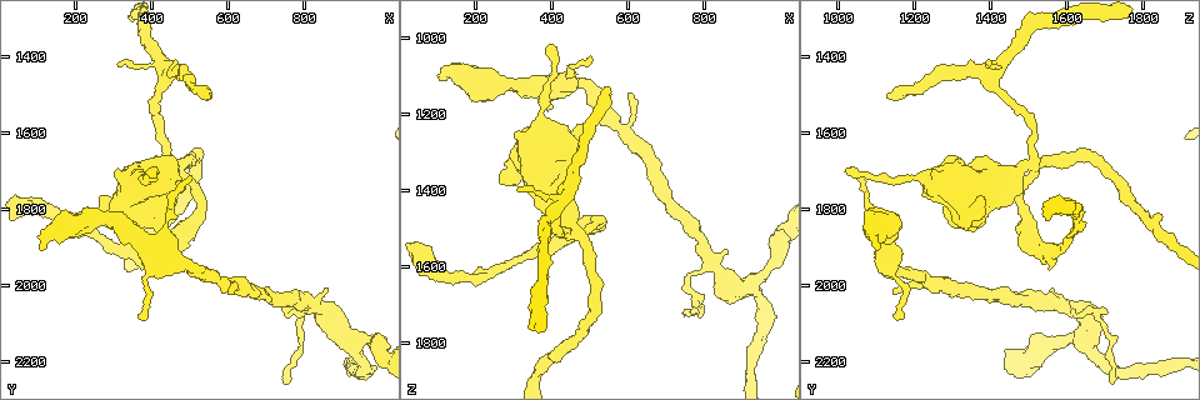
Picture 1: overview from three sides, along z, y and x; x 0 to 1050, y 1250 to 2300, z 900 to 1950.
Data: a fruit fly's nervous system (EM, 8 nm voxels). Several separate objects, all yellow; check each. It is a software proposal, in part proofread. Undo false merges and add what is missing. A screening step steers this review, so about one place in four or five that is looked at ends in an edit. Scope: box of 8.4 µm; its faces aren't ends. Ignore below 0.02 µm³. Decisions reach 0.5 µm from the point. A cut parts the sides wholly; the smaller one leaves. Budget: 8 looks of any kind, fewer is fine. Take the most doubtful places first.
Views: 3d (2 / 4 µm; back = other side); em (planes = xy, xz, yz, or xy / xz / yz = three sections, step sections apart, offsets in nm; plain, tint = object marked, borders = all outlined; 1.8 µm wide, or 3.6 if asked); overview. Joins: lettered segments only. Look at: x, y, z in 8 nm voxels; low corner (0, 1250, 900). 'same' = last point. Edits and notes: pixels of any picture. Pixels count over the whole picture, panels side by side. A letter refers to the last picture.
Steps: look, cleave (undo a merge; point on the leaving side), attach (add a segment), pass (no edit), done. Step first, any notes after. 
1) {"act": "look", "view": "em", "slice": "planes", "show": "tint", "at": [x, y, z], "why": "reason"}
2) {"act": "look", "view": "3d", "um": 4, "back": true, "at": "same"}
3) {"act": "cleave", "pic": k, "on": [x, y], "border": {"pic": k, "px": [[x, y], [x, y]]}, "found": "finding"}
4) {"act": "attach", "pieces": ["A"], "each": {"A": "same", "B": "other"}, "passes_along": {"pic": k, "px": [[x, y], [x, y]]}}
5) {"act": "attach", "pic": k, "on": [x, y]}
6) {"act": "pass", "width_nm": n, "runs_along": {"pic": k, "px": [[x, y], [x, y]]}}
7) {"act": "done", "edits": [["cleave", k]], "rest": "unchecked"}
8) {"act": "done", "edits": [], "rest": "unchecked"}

{"act": "look", "view": "3d", "um": 2, "at": [450, 1685, 1510], "why": "thick turns thin"}

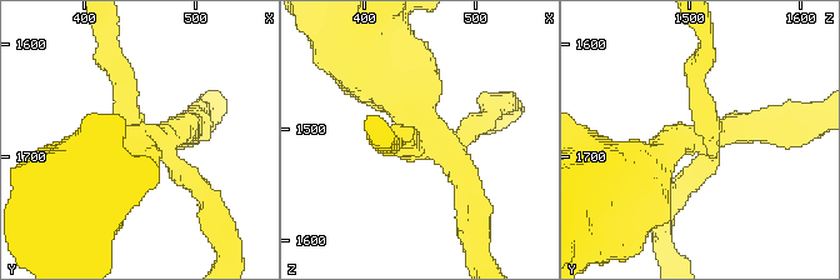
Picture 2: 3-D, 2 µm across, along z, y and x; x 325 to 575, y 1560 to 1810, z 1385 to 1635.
{"act": "look", "view": "em", "slice": "planes", "show": "borders", "at": [454, 1686, 1500], "arms": 4, "why": "need the tissue"}

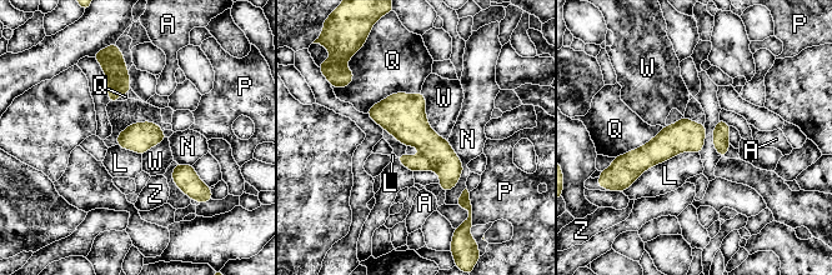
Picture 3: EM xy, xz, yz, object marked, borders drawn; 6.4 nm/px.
{"act": "cleave", "pic": 3, "on": [420, 163], "width_nm": 190, "longest_contact_nm": ["L", 550], "each": {"A": "other", "L": "other", "N": "other", "P": "other", "Q": "other", "W": "other", "Z": "other"}, "found": "two neurons meet here"}

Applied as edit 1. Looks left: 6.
{"act": "look", "view": "em", "slice": "planes", "show": "borders", "at": [100, 1895, 1100], "why": "end of a long branch"}

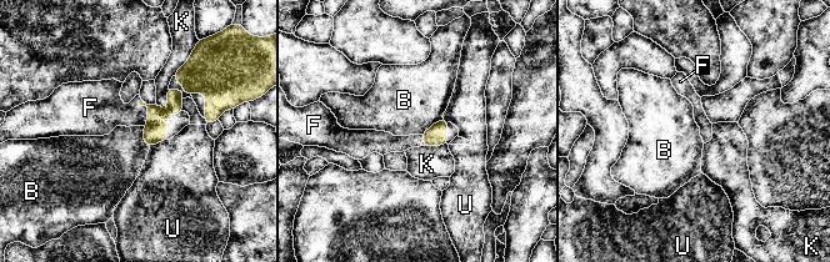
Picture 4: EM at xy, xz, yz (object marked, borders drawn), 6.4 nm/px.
{"act": "attach", "pieces": ["F"], "each": {"B": "other", "F": "same", "K": "other", "U": "other"}, "found": "it goes on there"}

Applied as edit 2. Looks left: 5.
{"act": "look", "view": "overview", "why": "see it whole again"}

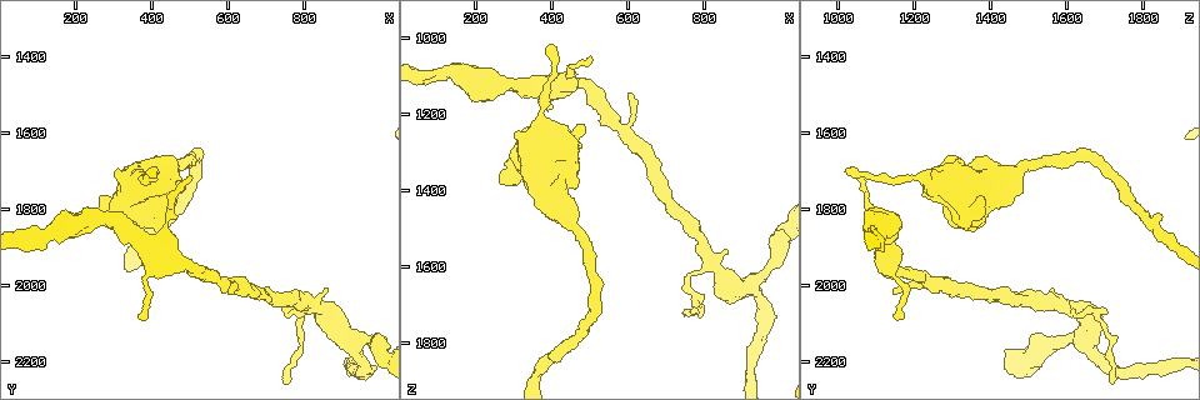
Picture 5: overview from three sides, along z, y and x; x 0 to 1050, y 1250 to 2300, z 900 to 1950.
{"act": "look", "view": "3d", "um": 4, "at": [930, 2155, 1630], "why": "sharp bend"}

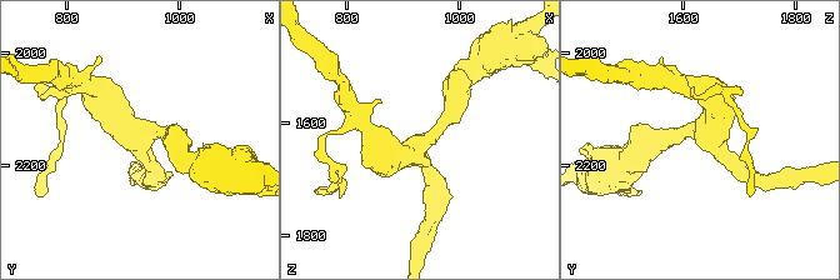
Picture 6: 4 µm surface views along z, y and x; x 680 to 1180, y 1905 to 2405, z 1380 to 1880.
{"act": "look", "view": "em", "slice": "planes", "show": "tint", "at": [930, 2145, 1640], "arms": 3, "arm_widths_nm": [200, 280, 400]}

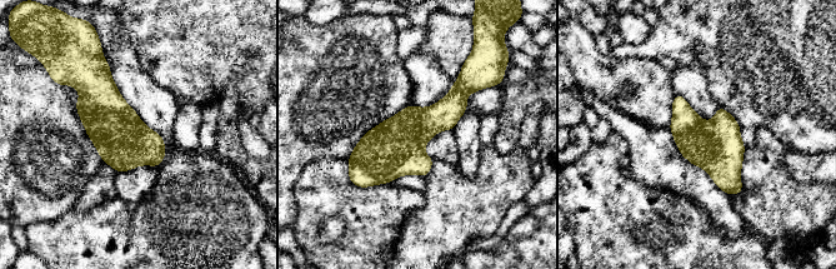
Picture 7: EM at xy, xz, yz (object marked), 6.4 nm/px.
{"act": "look", "view": "em", "slice": "planes", "show": "borders", "at": "same", "why": "what lies round it"}

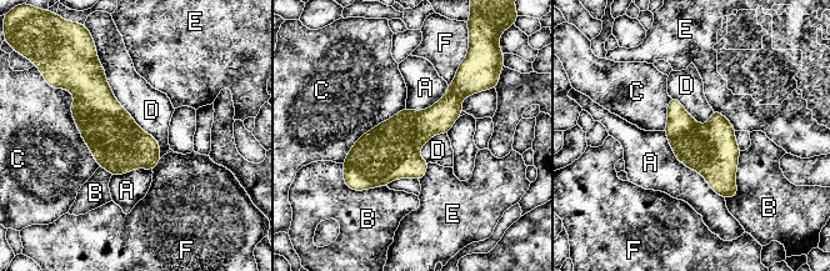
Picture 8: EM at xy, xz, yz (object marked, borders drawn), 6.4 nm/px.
{"act": "pass", "longest_contact_nm": ["D", 750], "each": {"A": "other", "B": "other", "C": "other", "D": "other", "E": "other", "F": "other"}, "runs_along": {"pic": 8, "px": [[470, 89], [349, 175]]}, "found": "one neuron here"}

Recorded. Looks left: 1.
{"act": "done", "edits": [["cleave", 3], ["attach", 4]], "rest": "unchecked"}

